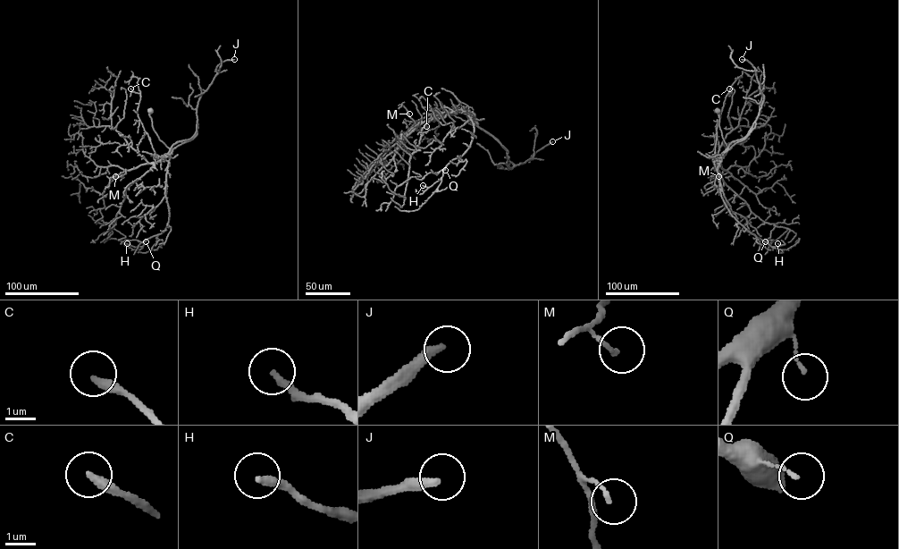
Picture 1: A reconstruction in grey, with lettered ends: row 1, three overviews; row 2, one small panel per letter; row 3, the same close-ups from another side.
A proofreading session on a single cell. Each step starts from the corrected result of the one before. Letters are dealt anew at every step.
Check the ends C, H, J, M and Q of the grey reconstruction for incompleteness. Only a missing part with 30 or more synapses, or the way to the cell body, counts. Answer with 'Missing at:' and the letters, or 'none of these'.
Missing at: C, J

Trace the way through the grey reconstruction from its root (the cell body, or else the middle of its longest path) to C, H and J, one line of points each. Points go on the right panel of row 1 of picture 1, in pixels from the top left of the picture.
C: (717, 111), (722, 135), (727, 147), (718, 159), (715, 154), (717, 129), (725, 97), (731, 92), (729, 88)
H: (717, 111), (727, 147), (718, 169), (723, 201), (748, 231), (771, 246), (778, 247), (777, 243)
J: (717, 111), (726, 149), (732, 141), (746, 135), (763, 99), (755, 69), (747, 60), (742, 59)

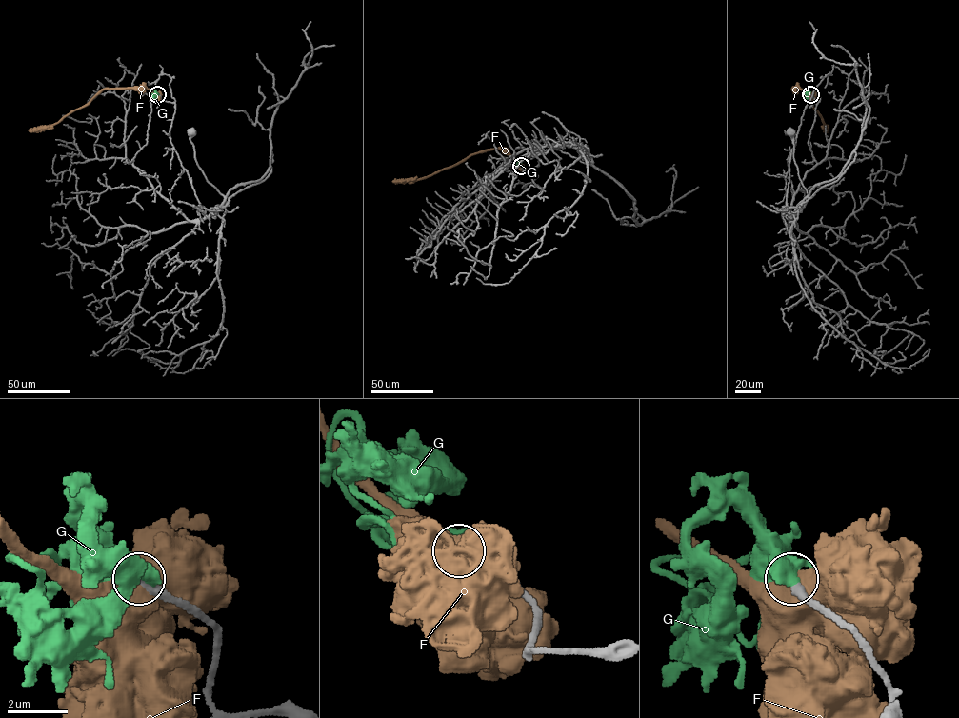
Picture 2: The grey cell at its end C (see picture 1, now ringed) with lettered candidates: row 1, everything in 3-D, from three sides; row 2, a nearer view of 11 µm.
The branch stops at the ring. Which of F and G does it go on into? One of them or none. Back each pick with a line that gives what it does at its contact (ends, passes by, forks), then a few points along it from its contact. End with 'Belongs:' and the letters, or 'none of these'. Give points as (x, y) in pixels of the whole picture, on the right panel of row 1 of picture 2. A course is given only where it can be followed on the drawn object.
Belongs: none of these

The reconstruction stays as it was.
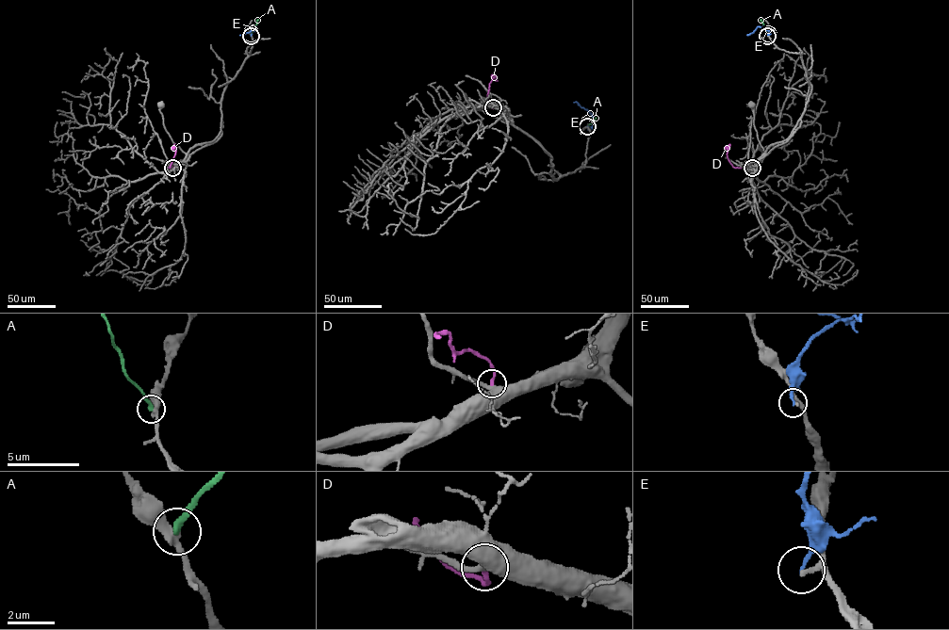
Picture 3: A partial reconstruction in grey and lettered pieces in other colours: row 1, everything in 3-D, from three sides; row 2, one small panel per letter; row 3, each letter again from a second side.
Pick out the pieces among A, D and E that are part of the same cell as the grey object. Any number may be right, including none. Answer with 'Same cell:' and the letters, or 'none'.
Same cell: A

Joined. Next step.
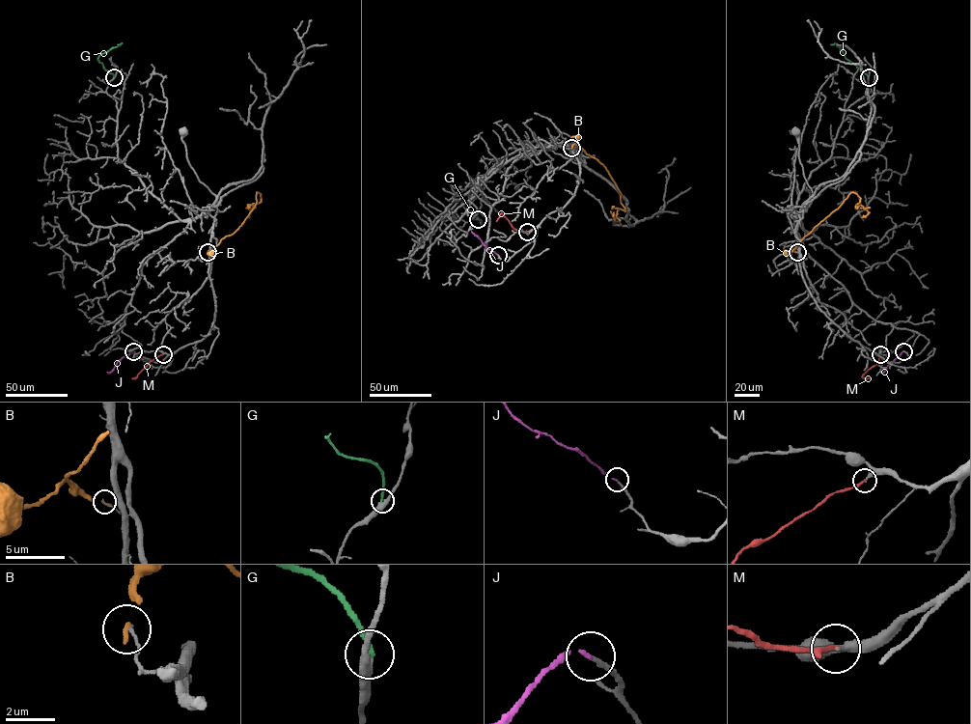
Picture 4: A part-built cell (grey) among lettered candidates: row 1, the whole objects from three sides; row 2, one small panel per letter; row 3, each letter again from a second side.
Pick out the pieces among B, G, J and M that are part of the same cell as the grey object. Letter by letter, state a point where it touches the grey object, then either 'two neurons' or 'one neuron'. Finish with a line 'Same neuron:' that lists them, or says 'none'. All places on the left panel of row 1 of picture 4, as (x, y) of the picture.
B: contact (208, 252); two neurons
G: contact (114, 77); one neuron
J: contact (133, 351); one neuron
M: contact (163, 354); one neuron
Same neuron: G, J, M

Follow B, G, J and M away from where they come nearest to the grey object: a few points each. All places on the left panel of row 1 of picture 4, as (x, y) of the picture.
B: (208, 252), (238, 228), (254, 207), (259, 192), (261, 202), (249, 208), (249, 217)
G: (114, 77), (97, 59), (121, 44), (117, 44)
J: (133, 351), (120, 359), (110, 373), (107, 372)
M: (163, 354), (132, 378)

